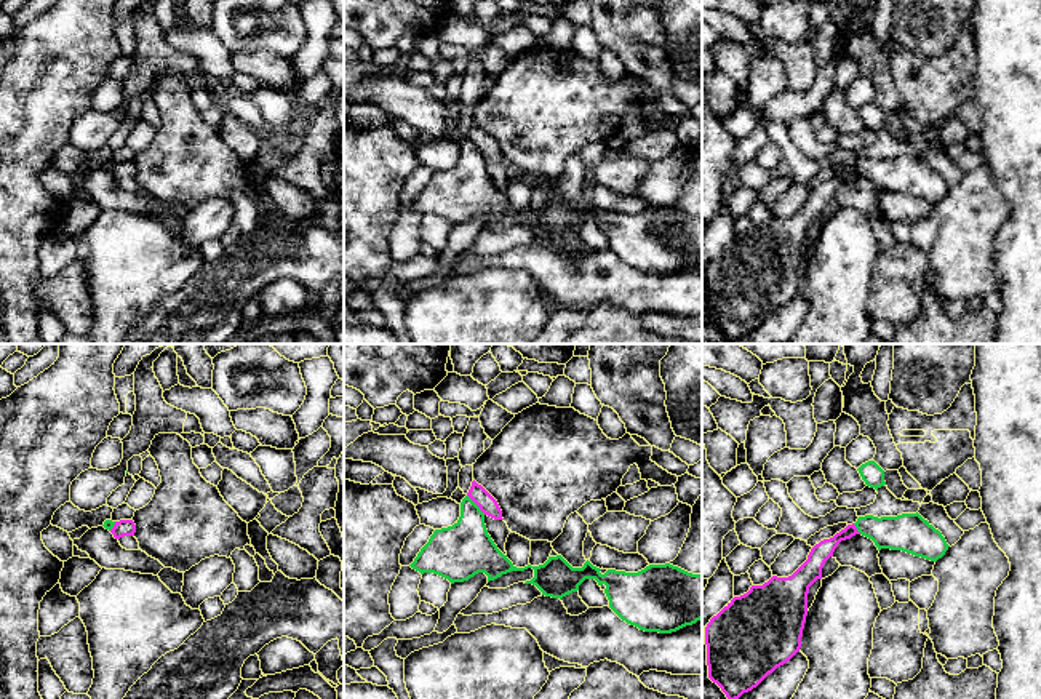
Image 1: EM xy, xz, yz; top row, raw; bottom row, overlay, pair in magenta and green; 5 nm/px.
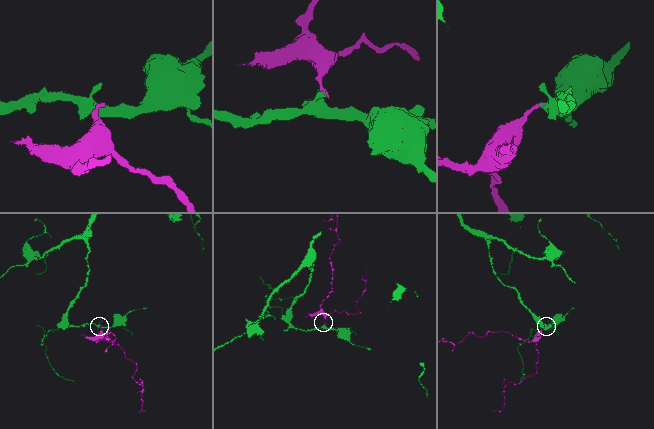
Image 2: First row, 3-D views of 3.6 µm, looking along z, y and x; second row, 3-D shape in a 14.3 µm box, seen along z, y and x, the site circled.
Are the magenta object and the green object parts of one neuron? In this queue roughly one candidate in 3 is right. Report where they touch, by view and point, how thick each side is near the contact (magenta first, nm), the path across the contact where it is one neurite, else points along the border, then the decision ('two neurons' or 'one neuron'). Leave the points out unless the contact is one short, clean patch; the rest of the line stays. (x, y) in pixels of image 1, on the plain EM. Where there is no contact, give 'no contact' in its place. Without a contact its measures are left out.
xz (475, 144) | 90/280 nm | along xz (467, 136), (485, 155) | two neurons

